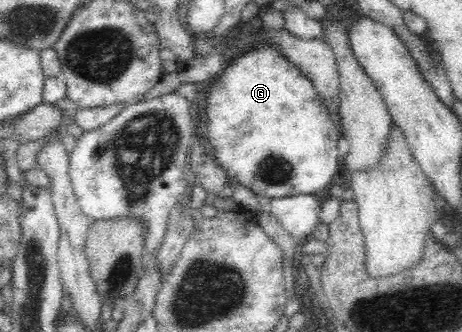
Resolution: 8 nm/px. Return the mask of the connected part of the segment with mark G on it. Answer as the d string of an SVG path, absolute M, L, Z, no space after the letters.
M273 42L270 44L259 44L241 55L229 58L228 65L215 78L213 87L211 87L208 94L209 96L204 99L203 106L205 115L207 115L207 133L205 133L205 139L209 139L209 150L212 153L214 161L226 171L227 176L231 176L231 178L249 188L255 194L269 198L280 198L297 194L317 194L322 196L329 189L331 183L342 176L342 158L337 151L337 141L339 141L340 132L335 127L334 121L330 118L328 107L316 92L313 82L306 75L303 75L295 65L292 65Z

